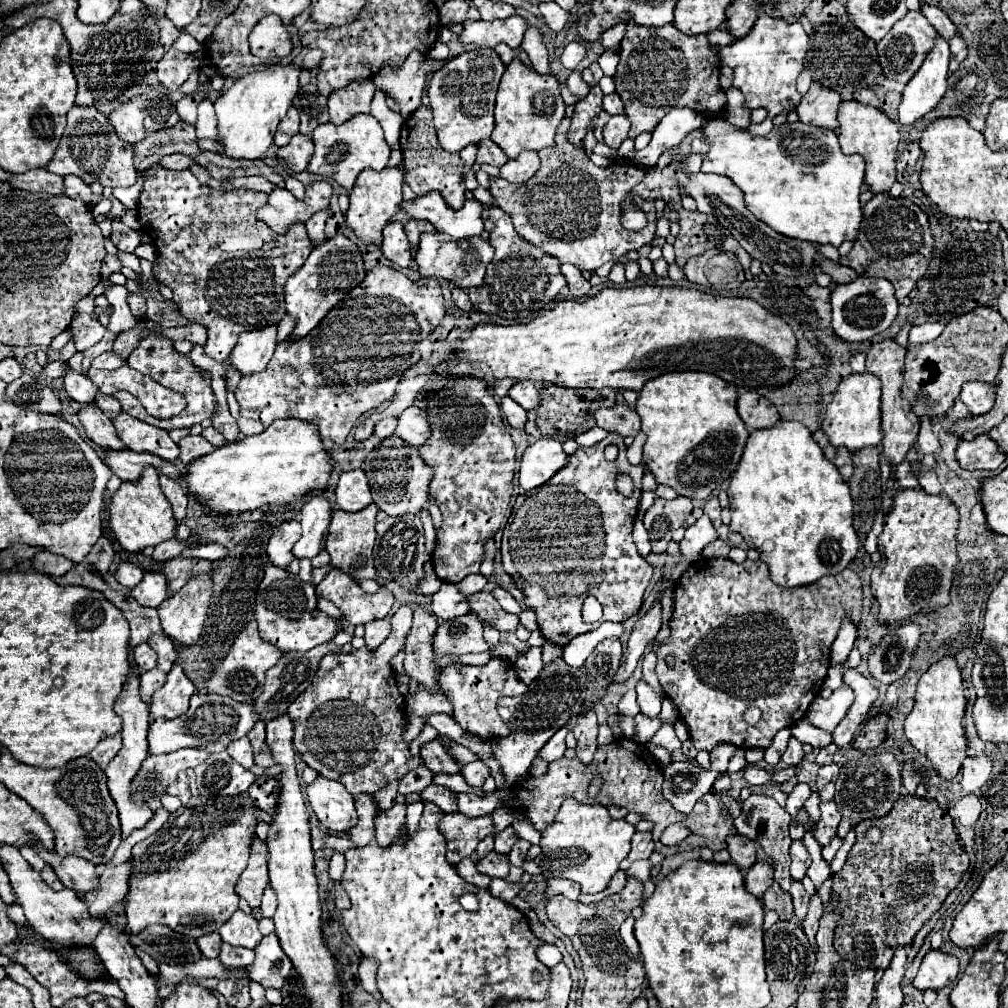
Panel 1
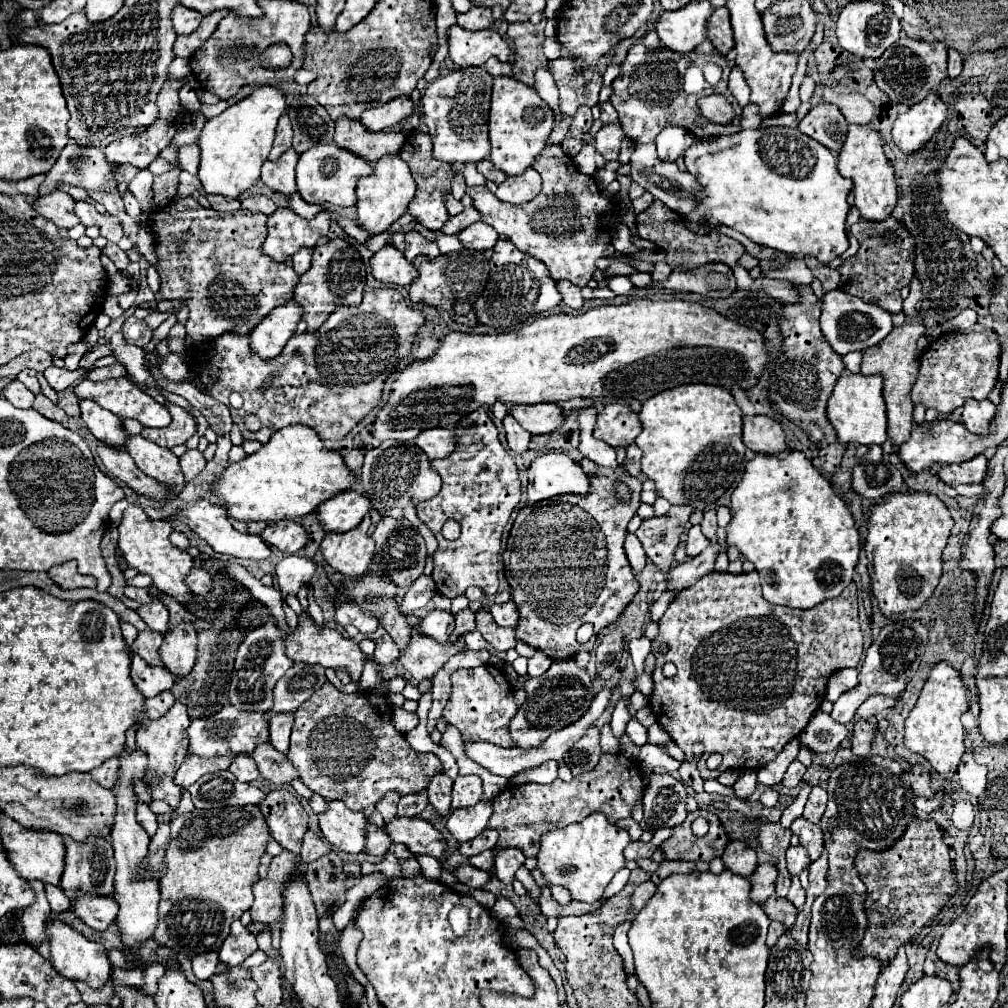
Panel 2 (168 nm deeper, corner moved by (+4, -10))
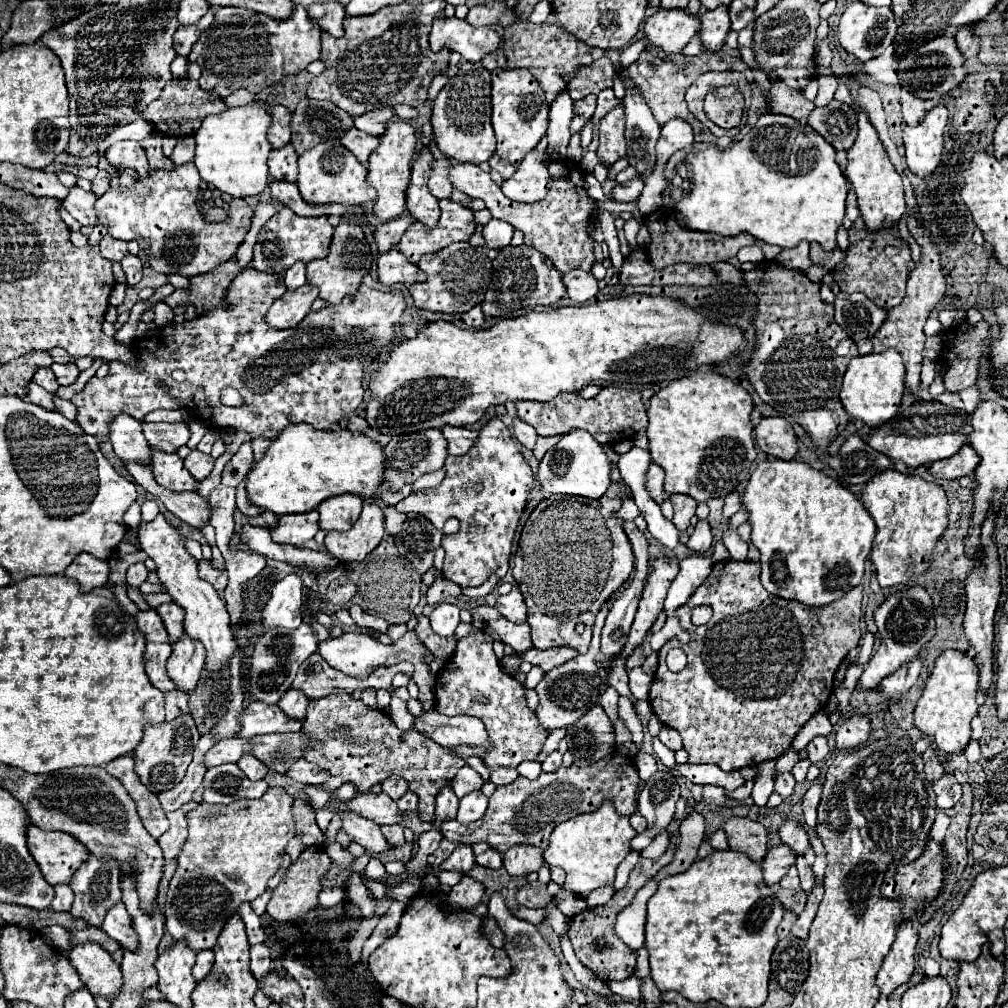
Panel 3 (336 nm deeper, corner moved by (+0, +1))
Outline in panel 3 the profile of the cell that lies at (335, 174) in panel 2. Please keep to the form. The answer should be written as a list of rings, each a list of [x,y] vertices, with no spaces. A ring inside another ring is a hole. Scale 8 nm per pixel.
[[[321,144],[299,156],[299,192],[307,204],[343,204],[361,206],[377,198],[377,192],[367,184],[367,168],[353,158],[353,154],[341,144]]]

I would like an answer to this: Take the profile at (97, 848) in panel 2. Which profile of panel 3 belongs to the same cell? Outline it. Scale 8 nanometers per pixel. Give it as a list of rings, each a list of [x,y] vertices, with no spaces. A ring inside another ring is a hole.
[[[91,854],[89,862],[85,862],[85,866],[81,866],[77,870],[77,874],[73,876],[73,880],[69,884],[75,892],[75,902],[71,908],[73,918],[85,920],[89,926],[101,928],[107,910],[121,902],[119,882],[121,882],[121,872],[119,872],[117,862],[113,862],[113,858],[93,858],[93,854]]]

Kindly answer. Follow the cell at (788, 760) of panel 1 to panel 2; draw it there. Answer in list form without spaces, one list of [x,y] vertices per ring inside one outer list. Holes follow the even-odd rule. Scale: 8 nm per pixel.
[[[795,759],[795,761],[787,767],[787,771],[785,771],[783,785],[785,785],[785,787],[797,787],[797,785],[801,783],[801,779],[803,779],[803,773],[805,773],[805,765]]]

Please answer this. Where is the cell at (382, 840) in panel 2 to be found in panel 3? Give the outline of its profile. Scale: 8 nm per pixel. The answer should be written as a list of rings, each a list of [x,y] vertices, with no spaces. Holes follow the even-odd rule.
[[[391,824],[391,826],[381,826],[385,838],[389,840],[391,846],[401,846],[403,844],[403,826],[401,824]]]

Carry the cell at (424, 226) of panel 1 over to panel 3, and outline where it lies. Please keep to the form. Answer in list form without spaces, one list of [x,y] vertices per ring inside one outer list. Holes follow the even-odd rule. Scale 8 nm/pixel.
[[[441,200],[441,218],[437,226],[427,228],[421,222],[413,222],[397,244],[397,250],[405,254],[409,262],[417,264],[423,254],[433,254],[453,242],[469,242],[473,232],[473,212],[459,202]]]

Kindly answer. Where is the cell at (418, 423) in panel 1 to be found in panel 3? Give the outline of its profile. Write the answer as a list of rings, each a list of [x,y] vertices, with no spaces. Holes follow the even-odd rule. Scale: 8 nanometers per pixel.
[[[447,426],[443,428],[443,434],[449,442],[449,454],[453,456],[463,456],[469,452],[469,448],[473,446],[473,442],[477,440],[477,432],[469,430],[469,428],[453,428]]]

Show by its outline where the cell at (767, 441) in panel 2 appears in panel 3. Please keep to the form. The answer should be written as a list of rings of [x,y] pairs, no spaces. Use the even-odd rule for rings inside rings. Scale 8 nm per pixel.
[[[761,418],[755,428],[757,444],[769,458],[793,460],[797,454],[797,438],[785,418]]]

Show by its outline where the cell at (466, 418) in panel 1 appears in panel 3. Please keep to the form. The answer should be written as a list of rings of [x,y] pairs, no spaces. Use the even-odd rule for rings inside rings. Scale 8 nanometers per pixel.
[[[499,418],[489,420],[469,454],[461,458],[447,456],[447,476],[439,486],[411,492],[395,506],[401,514],[415,512],[425,516],[435,528],[443,528],[449,518],[459,520],[459,532],[443,536],[441,544],[445,550],[443,576],[461,588],[481,586],[491,574],[505,576],[515,528],[535,484],[531,466],[507,432],[509,428]]]

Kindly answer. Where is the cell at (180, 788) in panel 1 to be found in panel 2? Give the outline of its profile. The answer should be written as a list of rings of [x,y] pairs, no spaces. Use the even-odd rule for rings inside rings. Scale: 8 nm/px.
[[[175,701],[165,715],[159,719],[151,719],[143,725],[137,727],[137,749],[145,751],[149,757],[149,765],[145,771],[143,783],[149,785],[153,799],[167,801],[173,809],[179,807],[181,801],[181,787],[173,783],[173,773],[177,771],[177,765],[185,759],[187,755],[187,727],[189,727],[189,715],[185,705],[181,701]]]

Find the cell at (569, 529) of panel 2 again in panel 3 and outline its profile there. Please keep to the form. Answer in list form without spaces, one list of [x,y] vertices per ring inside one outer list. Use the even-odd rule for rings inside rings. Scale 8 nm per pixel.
[[[613,482],[609,486],[609,494],[605,494],[605,498],[597,502],[589,502],[589,498],[561,498],[561,494],[557,494],[539,502],[539,506],[531,512],[519,538],[519,548],[511,574],[517,580],[527,604],[527,622],[531,626],[531,638],[535,648],[547,650],[555,646],[573,646],[581,654],[589,650],[591,626],[599,608],[629,578],[635,564],[631,544],[623,530],[623,520],[615,516],[621,508],[623,494],[629,494],[629,488]],[[579,624],[585,626],[583,634],[575,632]]]

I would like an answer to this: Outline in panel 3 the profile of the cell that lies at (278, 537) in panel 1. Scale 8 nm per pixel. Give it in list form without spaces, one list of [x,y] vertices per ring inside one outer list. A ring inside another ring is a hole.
[[[311,510],[309,514],[287,514],[285,518],[279,518],[277,530],[271,532],[273,542],[277,544],[291,544],[291,546],[303,546],[305,540],[311,540],[317,530],[319,512]]]

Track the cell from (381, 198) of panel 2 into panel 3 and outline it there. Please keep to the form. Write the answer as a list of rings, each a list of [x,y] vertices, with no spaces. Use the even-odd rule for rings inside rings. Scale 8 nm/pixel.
[[[391,122],[381,136],[381,142],[377,150],[369,156],[369,174],[367,182],[377,190],[377,202],[375,202],[375,216],[385,220],[397,218],[405,210],[405,186],[409,184],[409,174],[411,174],[411,158],[415,150],[415,128],[409,122]]]

